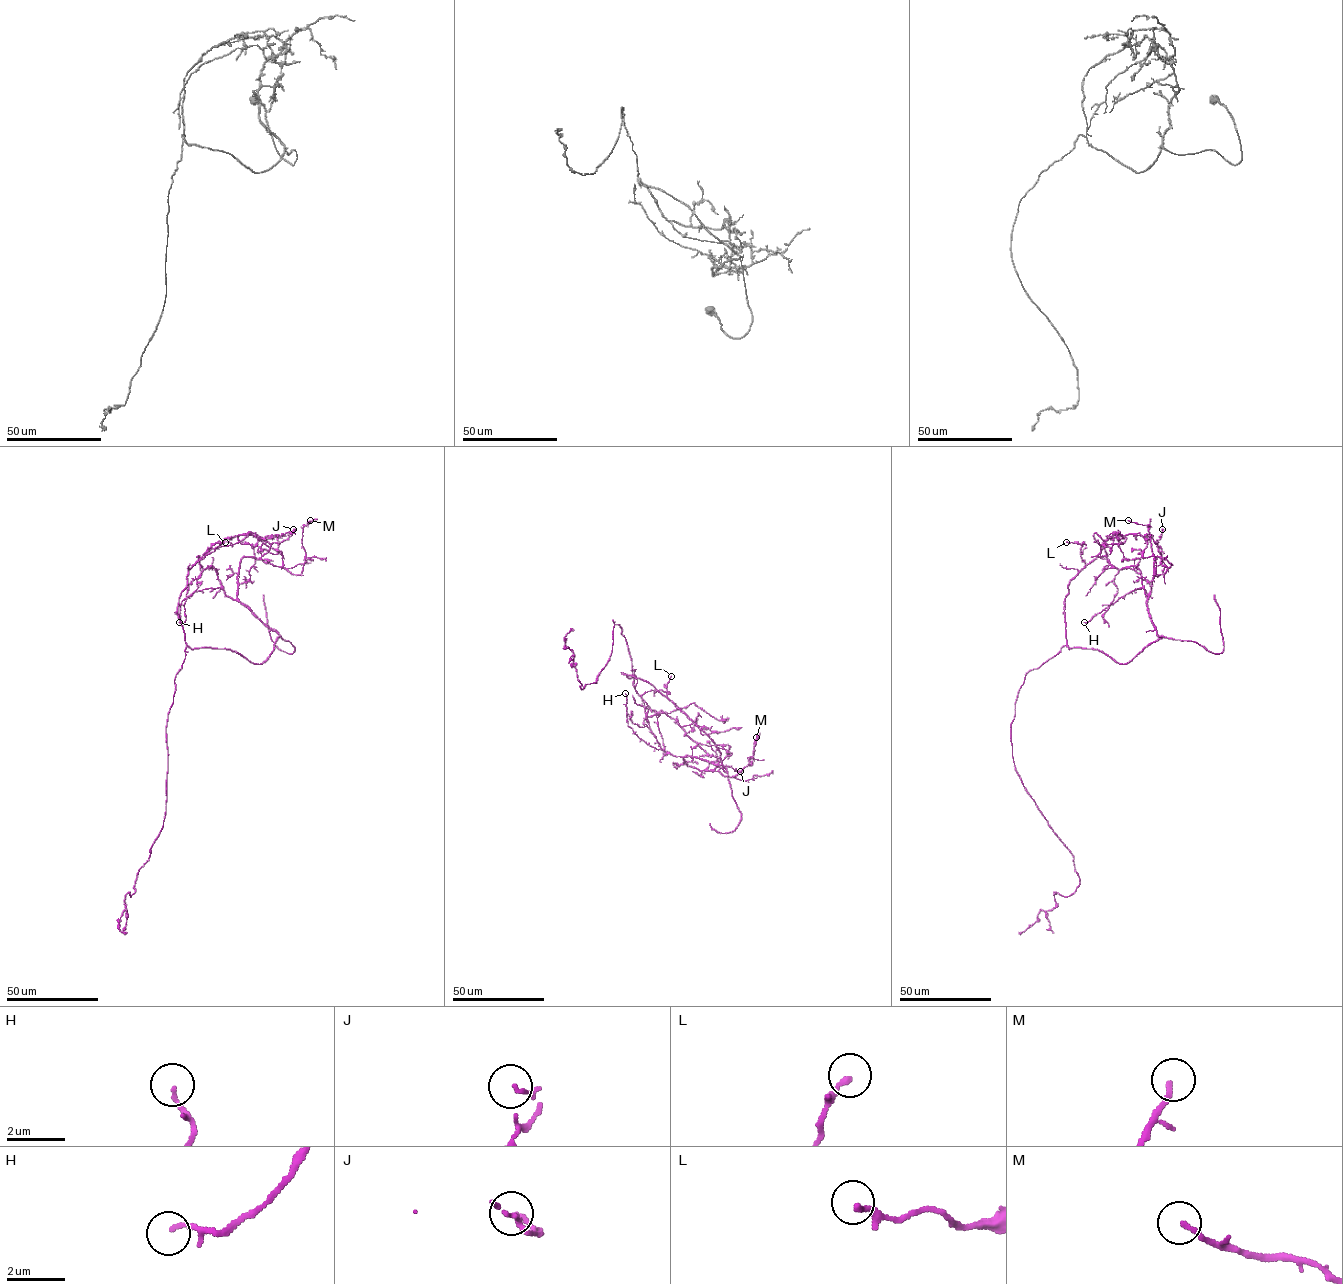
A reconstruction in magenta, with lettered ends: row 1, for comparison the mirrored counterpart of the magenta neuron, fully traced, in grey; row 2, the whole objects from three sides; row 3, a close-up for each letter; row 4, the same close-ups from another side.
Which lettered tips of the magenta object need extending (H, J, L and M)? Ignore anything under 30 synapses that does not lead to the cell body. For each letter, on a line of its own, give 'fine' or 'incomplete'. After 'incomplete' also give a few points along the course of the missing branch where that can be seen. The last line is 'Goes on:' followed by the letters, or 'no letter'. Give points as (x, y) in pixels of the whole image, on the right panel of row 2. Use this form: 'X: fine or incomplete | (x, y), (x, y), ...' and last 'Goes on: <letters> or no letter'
H: fine
J: fine
L: fine
M: fine
Goes on: no letter

